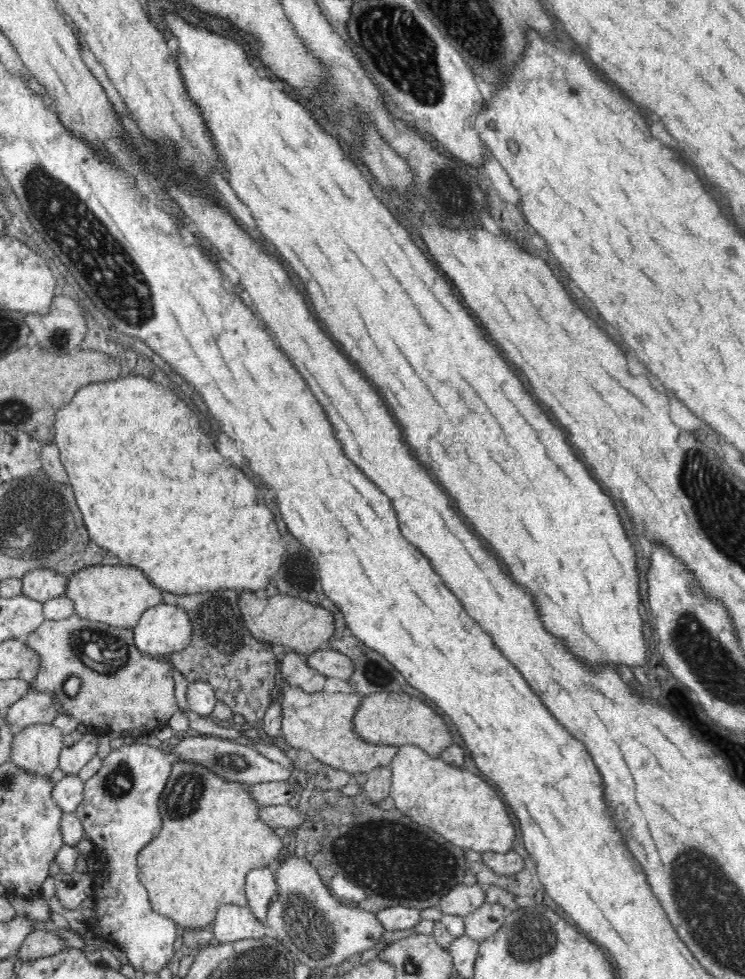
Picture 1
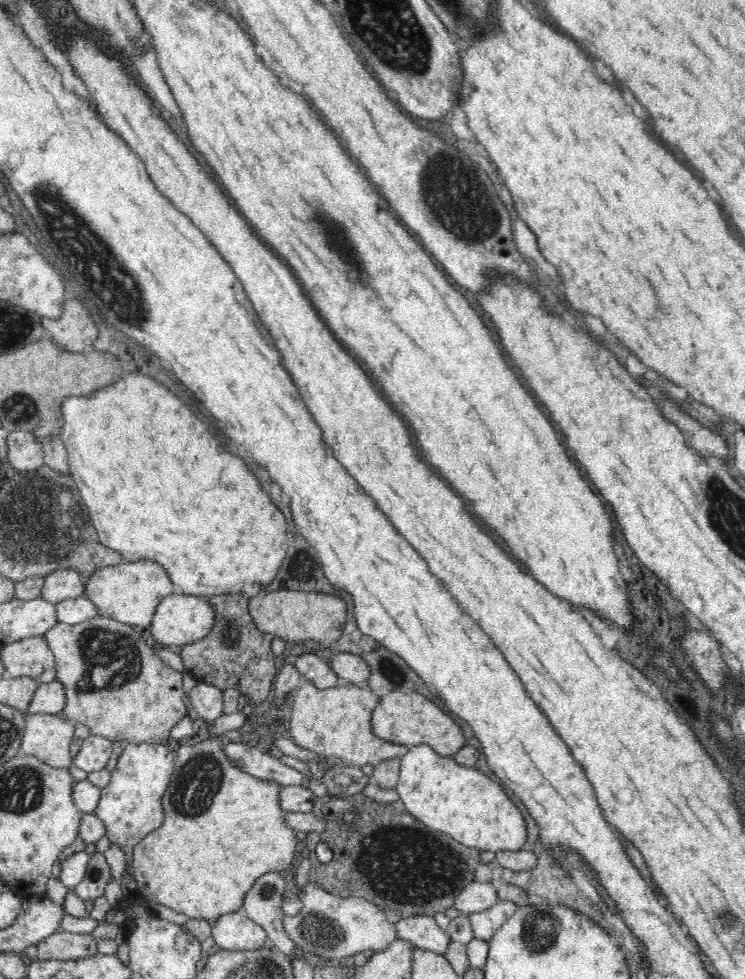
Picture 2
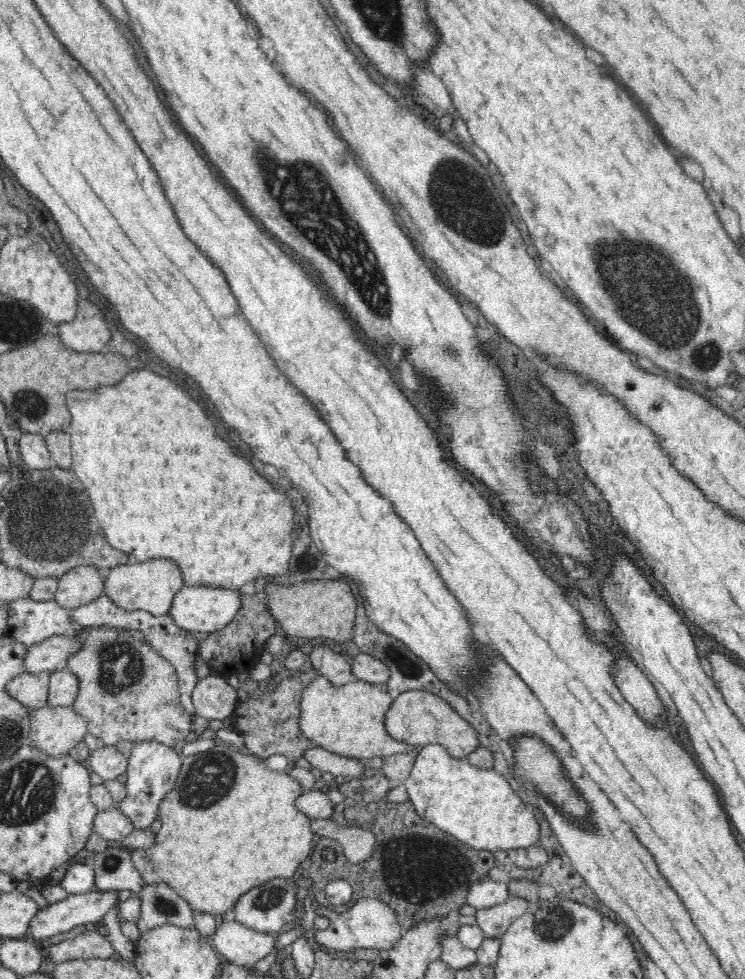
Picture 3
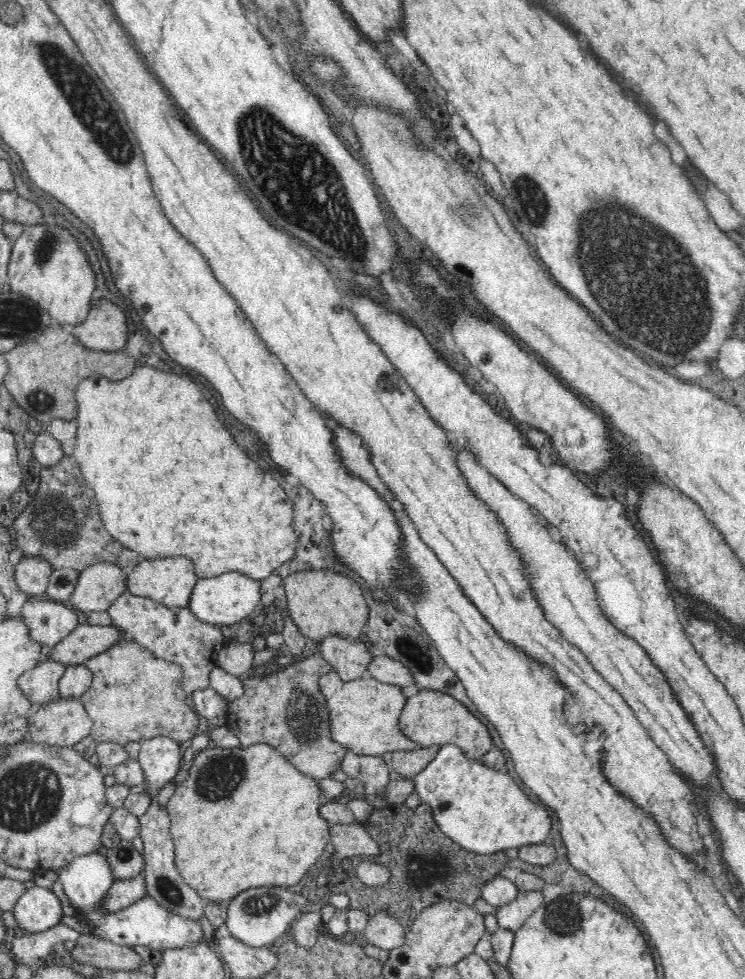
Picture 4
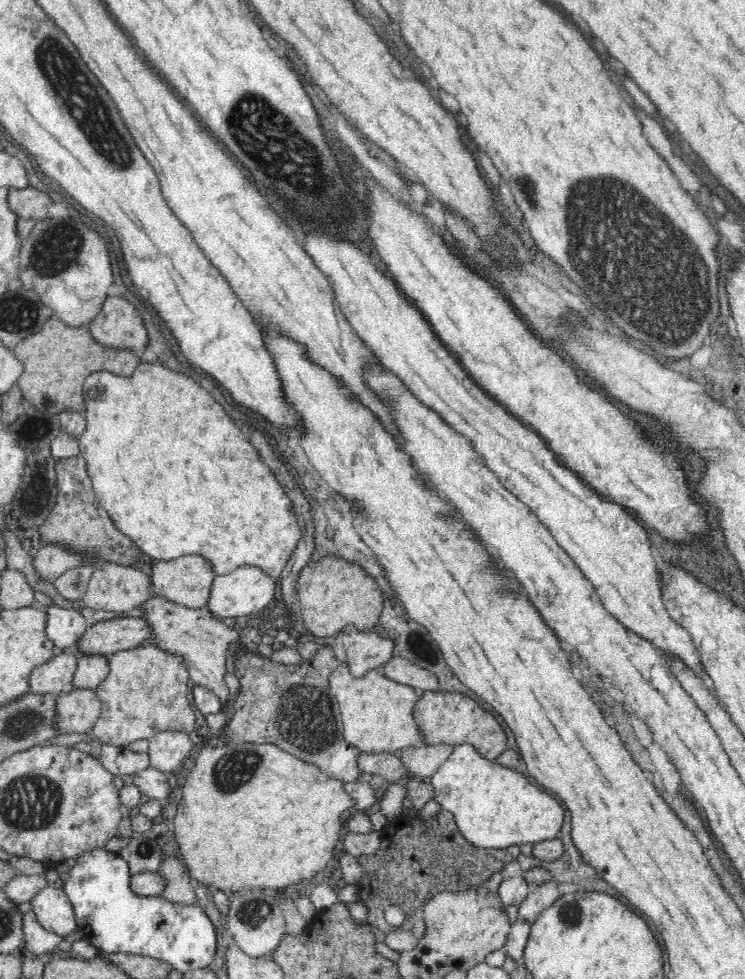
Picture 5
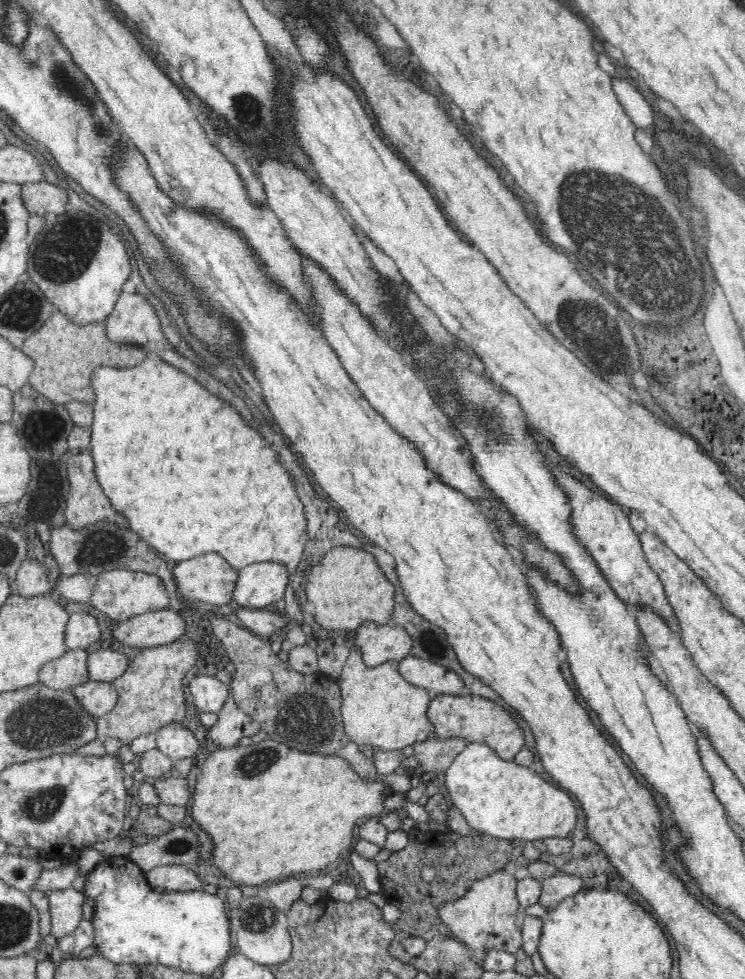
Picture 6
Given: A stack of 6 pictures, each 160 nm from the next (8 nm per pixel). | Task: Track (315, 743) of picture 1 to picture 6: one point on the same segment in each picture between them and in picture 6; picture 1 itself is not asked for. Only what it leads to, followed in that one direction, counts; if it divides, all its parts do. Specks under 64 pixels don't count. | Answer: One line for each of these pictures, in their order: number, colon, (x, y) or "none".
2: (334, 722)
3: (348, 720)
4: (363, 713)
5: (376, 713)
6: (379, 708)

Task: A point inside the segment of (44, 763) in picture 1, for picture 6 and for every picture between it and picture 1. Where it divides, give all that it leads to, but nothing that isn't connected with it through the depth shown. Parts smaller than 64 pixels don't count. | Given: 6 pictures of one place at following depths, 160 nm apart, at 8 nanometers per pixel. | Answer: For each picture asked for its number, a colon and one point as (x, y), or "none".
2: (47, 737)
3: (56, 729)
4: (64, 722)
5: (77, 711)
6: (96, 698)

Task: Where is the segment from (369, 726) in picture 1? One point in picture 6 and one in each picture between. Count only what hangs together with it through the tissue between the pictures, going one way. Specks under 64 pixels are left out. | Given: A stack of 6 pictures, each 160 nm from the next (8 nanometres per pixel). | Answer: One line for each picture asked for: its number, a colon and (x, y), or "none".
2: (405, 718)
3: (420, 718)
4: (428, 718)
5: (444, 717)
6: (474, 718)

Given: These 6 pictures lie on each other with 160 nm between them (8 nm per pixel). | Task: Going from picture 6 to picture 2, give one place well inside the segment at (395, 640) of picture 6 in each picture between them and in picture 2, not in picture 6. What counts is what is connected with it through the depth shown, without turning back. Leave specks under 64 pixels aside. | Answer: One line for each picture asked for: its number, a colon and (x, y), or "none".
2: (313, 667)
3: (333, 665)
4: (349, 657)
5: (362, 651)

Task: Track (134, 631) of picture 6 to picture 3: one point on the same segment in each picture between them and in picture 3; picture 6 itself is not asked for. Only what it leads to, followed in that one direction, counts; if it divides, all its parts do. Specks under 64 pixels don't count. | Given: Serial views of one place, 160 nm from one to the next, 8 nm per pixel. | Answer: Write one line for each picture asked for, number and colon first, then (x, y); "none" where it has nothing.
3: (49, 655)
4: (84, 641)
5: (106, 637)

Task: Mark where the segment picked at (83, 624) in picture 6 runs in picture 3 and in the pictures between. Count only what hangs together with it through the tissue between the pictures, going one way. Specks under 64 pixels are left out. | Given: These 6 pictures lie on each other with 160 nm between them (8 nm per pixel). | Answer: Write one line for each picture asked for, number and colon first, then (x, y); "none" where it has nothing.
3: (28, 621)
4: (47, 622)
5: (63, 627)

